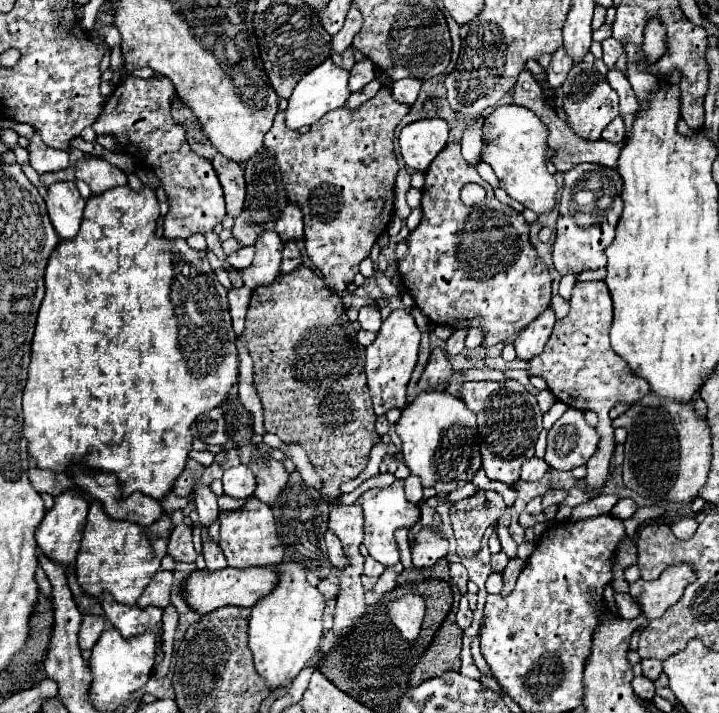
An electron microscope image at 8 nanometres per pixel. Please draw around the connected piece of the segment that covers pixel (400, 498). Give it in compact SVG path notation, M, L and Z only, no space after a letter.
M396 479L390 487L368 489L356 499L356 505L360 505L364 513L364 545L368 547L370 555L384 566L396 565L400 561L400 551L394 539L394 531L398 527L412 527L420 517L418 505L412 505L404 497L404 481Z

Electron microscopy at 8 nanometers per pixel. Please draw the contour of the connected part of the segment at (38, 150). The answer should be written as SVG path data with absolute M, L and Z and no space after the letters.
M34 133L34 137L30 139L28 153L30 153L30 165L38 173L50 173L50 171L60 171L68 167L68 153L44 145L38 133Z

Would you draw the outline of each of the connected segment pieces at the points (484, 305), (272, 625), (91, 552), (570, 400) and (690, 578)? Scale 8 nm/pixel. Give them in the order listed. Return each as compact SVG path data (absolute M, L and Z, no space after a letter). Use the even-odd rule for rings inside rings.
M460 141L448 143L434 159L432 169L428 169L426 173L426 183L422 189L422 221L406 237L408 255L398 263L404 287L414 295L416 307L420 307L434 325L448 325L454 329L482 327L486 331L486 339L484 339L486 347L502 343L504 339L520 333L520 329L528 327L534 321L534 317L538 317L550 305L552 277L548 273L548 267L540 261L536 249L530 243L528 237L530 227L524 221L522 213L510 211L510 215L506 215L508 211L510 207L502 205L496 199L492 185L478 175L474 165L464 161L464 157L460 155ZM468 183L482 185L486 189L486 199L490 199L490 203L480 209L482 211L480 215L474 213L476 211L474 207L470 209L460 201L460 189ZM490 213L496 215L490 217L488 221L480 221L480 223L470 221L472 217L478 219Z
M282 559L274 571L278 573L276 587L250 609L248 643L258 675L270 687L282 687L288 679L294 679L318 651L324 637L322 613L326 599L316 587L308 583L306 569L300 563Z
M92 501L82 547L76 557L76 575L80 587L84 587L84 591L92 597L100 597L104 591L110 591L118 603L134 605L166 555L172 529L174 525L170 513L162 513L162 517L150 527L142 527L108 517L100 501Z
M604 281L576 283L570 297L570 313L554 325L550 341L544 347L544 353L540 357L534 357L528 369L530 375L546 379L548 389L568 407L580 411L594 409L598 413L600 421L596 425L596 431L600 433L600 449L588 461L584 477L588 499L596 497L598 491L604 487L608 463L614 453L614 427L612 419L608 417L608 411L620 401L636 403L650 391L648 381L636 377L632 369L628 369L628 363L618 353L612 351L608 339L610 325L612 325L612 299L606 283Z
M676 563L670 565L656 581L638 579L636 583L632 583L630 595L640 603L642 613L648 617L648 621L652 621L662 617L670 605L680 601L686 585L694 581L696 569L688 563Z

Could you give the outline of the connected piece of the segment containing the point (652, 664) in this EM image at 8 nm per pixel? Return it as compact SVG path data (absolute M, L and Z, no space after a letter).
M644 659L642 661L642 673L648 677L648 679L658 679L658 675L662 673L662 661L658 659Z

